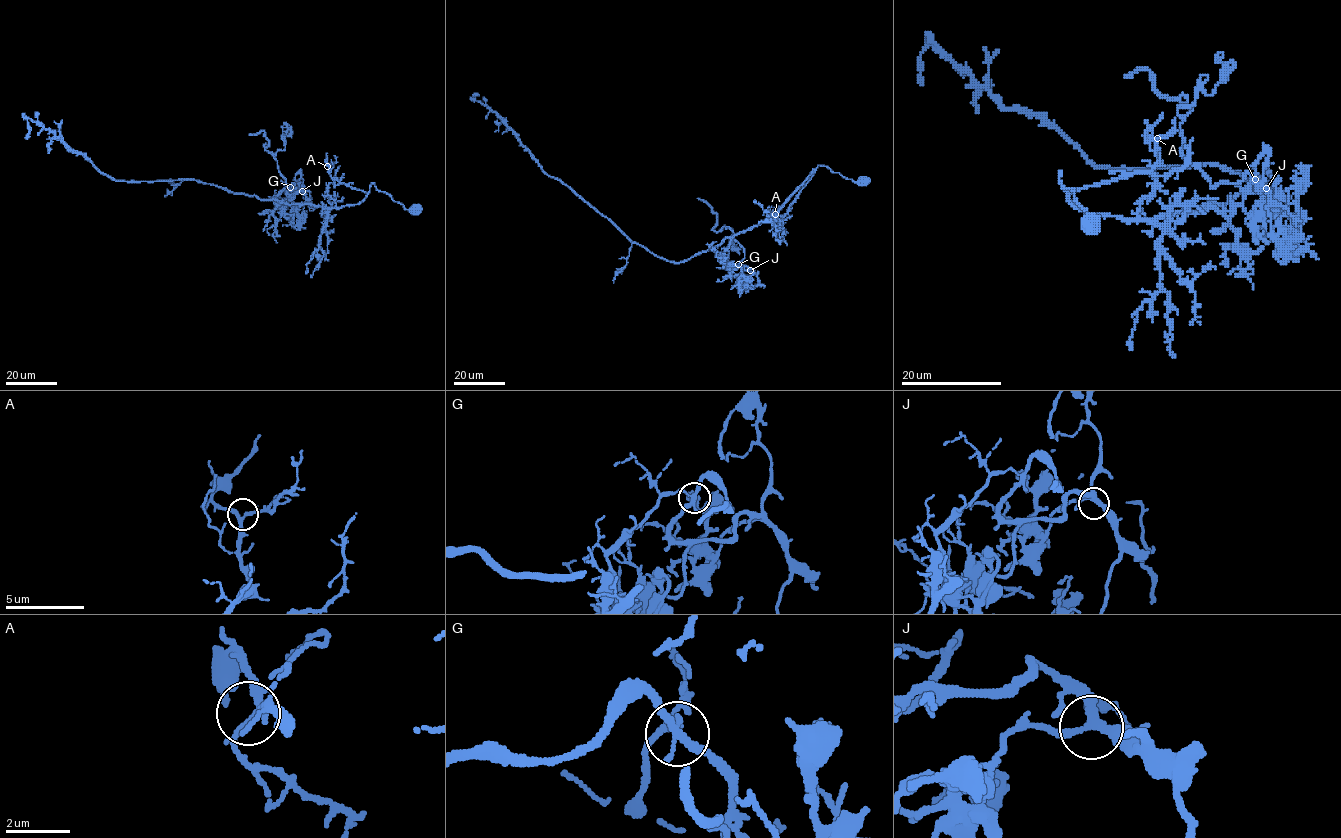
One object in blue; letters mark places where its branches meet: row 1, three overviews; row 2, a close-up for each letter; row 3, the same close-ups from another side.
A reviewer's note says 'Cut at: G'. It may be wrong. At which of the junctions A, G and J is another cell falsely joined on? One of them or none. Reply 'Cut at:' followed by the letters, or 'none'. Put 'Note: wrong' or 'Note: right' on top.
Note: right
Cut at: G

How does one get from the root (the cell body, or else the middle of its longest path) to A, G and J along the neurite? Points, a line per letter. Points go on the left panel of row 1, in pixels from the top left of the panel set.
A: (415, 209), (414, 211), (406, 210), (378, 190), (374, 183), (367, 192), (340, 183), (331, 177), (327, 166)
G: (415, 209), (406, 210), (374, 183), (359, 204), (276, 205), (277, 195), (290, 186)
J: (415, 209), (406, 210), (374, 183), (359, 204), (276, 205), (277, 201), (283, 206), (290, 194), (302, 191)

